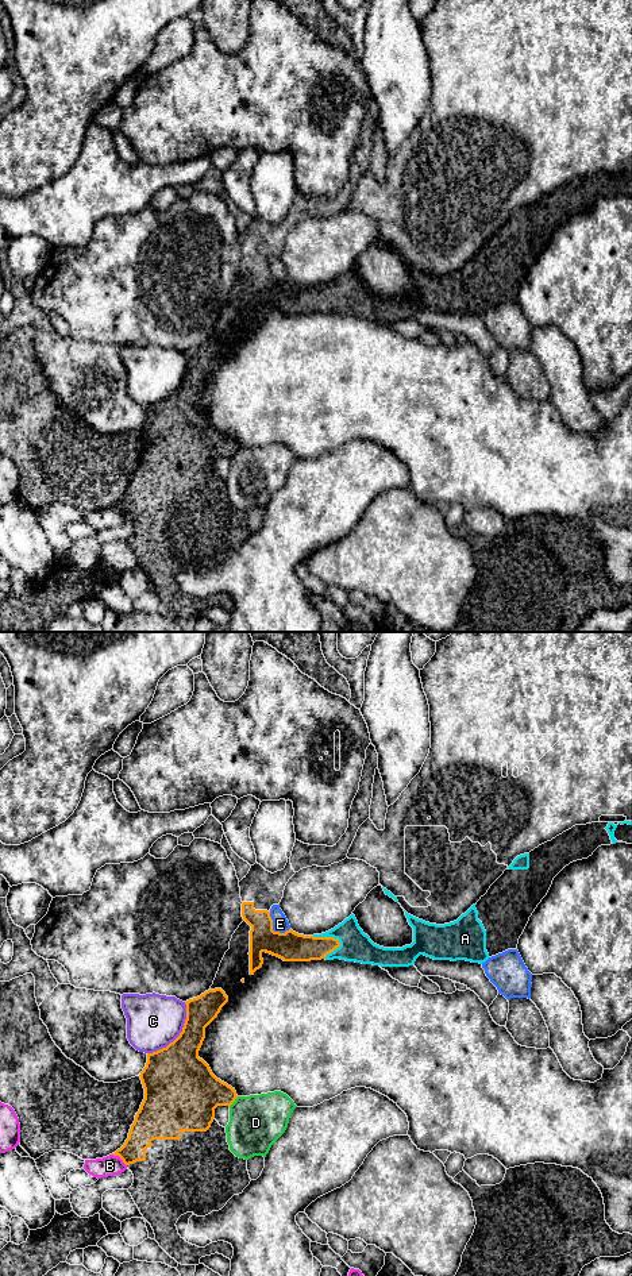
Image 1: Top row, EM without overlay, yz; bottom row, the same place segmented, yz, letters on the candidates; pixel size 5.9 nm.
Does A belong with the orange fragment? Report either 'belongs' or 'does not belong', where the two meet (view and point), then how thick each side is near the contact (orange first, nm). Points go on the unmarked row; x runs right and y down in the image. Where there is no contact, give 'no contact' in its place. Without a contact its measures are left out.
belongs; meets orange in yz at (328, 289); 180 nm thick on the orange side, 180 nm on the other

